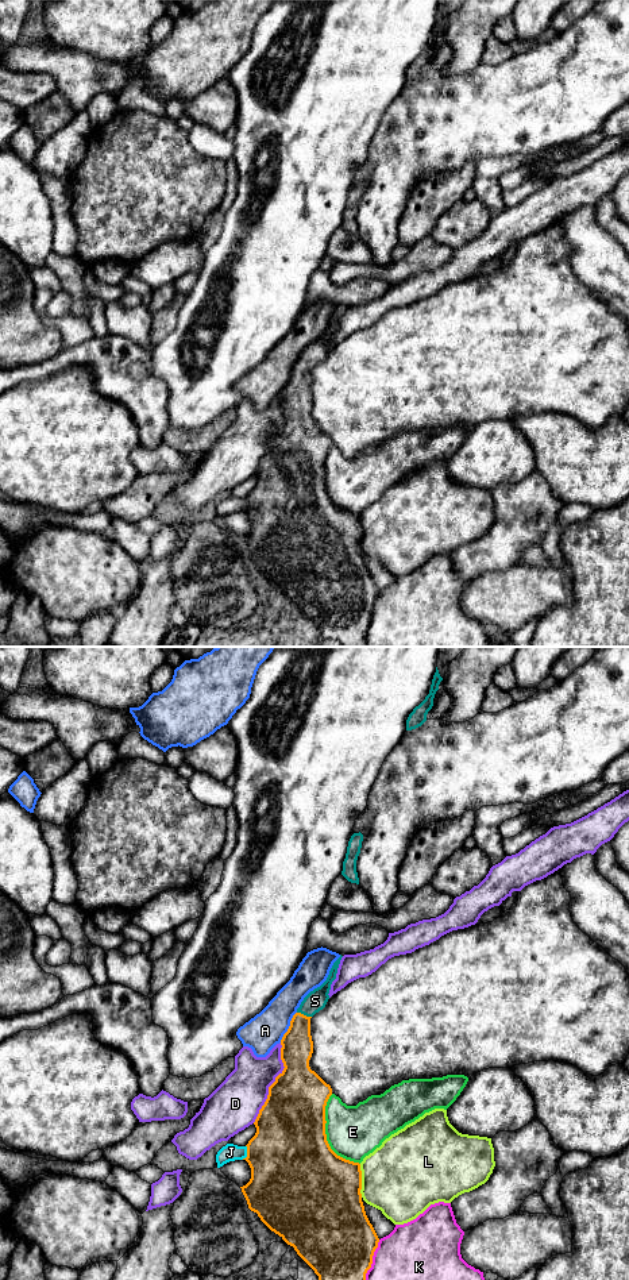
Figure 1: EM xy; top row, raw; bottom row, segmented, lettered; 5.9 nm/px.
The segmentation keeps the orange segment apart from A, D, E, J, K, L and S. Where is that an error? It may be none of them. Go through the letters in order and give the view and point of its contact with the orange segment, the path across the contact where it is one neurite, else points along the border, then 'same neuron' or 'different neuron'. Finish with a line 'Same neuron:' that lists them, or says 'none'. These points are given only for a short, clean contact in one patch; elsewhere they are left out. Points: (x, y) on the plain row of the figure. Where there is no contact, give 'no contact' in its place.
A: xy (289, 378) | different neuron
D: xy (273, 435) | different neuron
E: xy (325, 488) | different neuron
J: xy (247, 505) | different neuron
K: xy (370, 619) | different neuron
L: xy (361, 532) | different neuron
S: xy (303, 366) | across xy (297, 398), (303, 366), (315, 353) | same neuron
Same neuron: S

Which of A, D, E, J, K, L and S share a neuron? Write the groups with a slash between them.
A / D / E / J / K / L / S

